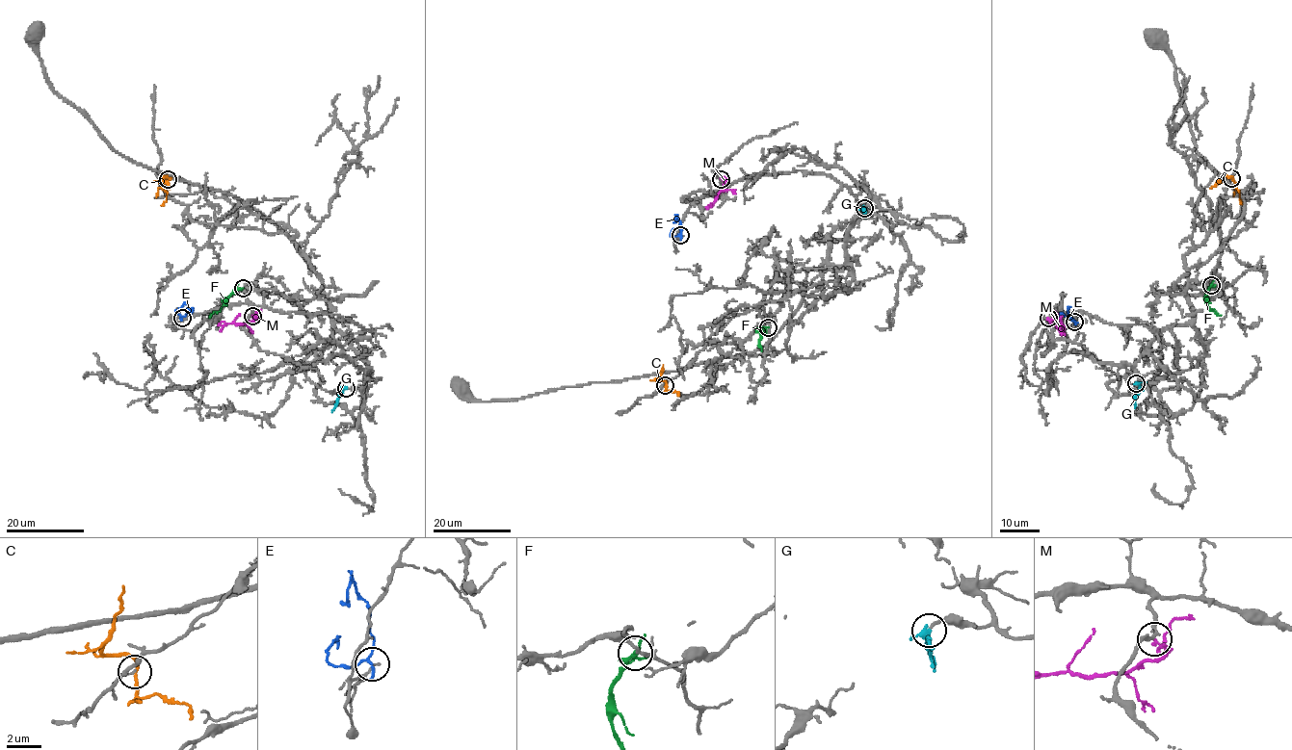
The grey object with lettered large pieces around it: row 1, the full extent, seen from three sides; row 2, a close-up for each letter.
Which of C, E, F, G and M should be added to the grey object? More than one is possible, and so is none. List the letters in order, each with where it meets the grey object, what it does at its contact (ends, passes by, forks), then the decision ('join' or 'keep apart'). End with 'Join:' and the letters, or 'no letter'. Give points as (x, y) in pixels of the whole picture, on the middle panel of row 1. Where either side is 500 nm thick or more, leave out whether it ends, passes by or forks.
C: contact (665, 385); it passes by; keep apart
E: contact (680, 235); it passes by; keep apart
F: contact (768, 327); it ends; keep apart
G: contact (864, 208); it forks; join
M: contact (721, 179); it passes by; keep apart
Join: G

